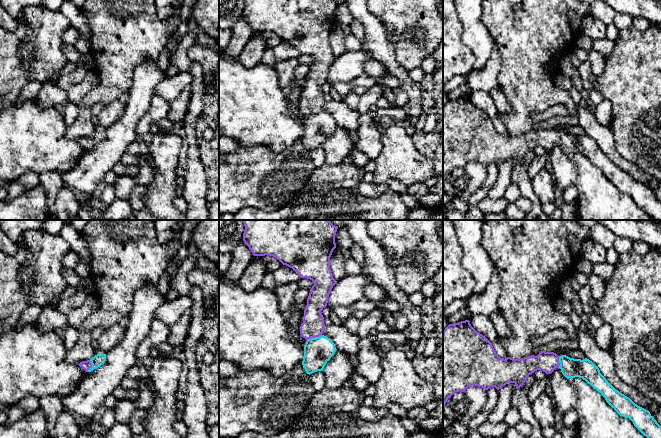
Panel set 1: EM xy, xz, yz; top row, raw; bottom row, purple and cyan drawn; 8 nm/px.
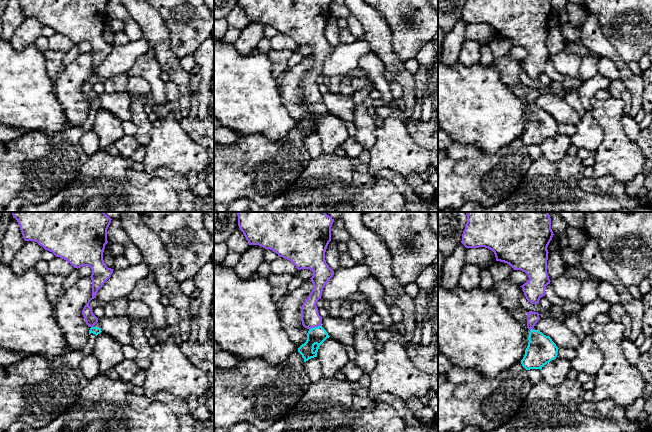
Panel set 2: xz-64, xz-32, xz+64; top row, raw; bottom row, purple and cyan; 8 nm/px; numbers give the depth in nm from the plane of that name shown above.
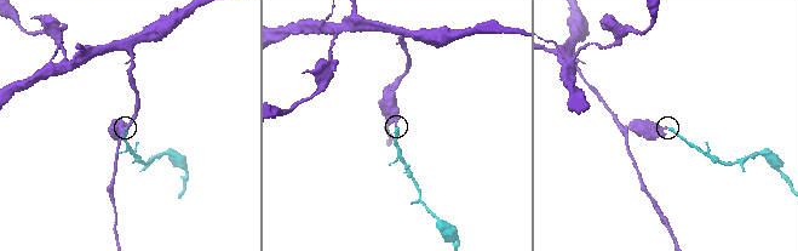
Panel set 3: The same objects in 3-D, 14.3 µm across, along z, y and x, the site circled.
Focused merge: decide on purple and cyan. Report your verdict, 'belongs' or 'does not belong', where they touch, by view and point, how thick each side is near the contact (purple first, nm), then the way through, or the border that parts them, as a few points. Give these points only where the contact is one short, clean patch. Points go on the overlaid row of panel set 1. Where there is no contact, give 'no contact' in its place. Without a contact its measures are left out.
belongs | xz (314, 337) | 180/220 nm | across xz (313, 325), (314, 337), (317, 351)

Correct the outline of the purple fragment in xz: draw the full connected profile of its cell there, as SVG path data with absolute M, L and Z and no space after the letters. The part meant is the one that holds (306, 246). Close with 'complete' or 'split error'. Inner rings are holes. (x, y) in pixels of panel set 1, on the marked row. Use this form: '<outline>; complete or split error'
M242 220L245 226L243 241L254 256L270 255L296 271L301 278L314 282L307 298L300 334L307 341L304 345L303 368L307 374L323 371L335 354L336 347L322 333L325 329L321 311L327 306L329 294L337 281L330 269L330 257L336 248L335 235L338 227L329 220Z; split error

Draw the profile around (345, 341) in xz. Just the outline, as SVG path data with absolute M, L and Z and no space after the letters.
M343 324L326 326L322 335L330 338L338 351L349 356L357 356L360 351L359 341L361 338L358 334L351 333Z

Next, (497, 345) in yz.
M498 337L494 343L492 343L492 346L496 352L496 354L503 359L506 359L507 353L502 345L501 337Z

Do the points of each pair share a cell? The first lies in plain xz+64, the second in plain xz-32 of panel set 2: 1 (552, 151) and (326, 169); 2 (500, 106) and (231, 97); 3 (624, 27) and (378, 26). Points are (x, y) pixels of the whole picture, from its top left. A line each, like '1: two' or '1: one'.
1: two
2: one
3: two

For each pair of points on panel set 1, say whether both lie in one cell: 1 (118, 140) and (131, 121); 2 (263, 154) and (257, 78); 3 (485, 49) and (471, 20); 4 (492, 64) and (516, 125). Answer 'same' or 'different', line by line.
1: same
2: different
3: same
4: different

